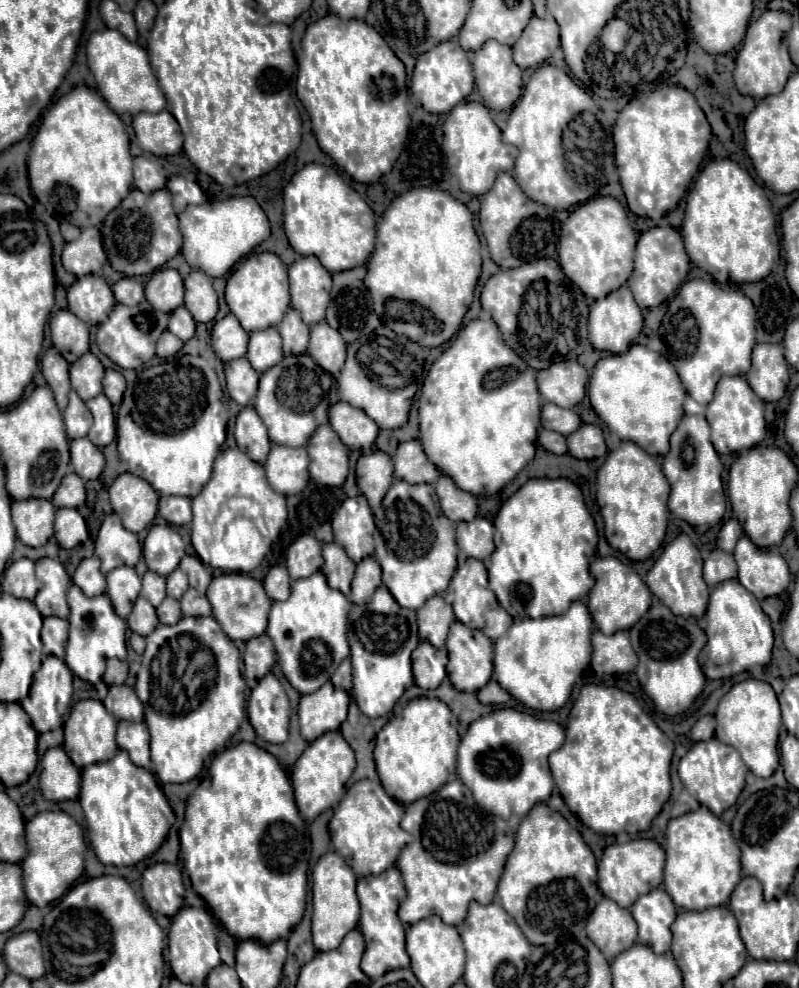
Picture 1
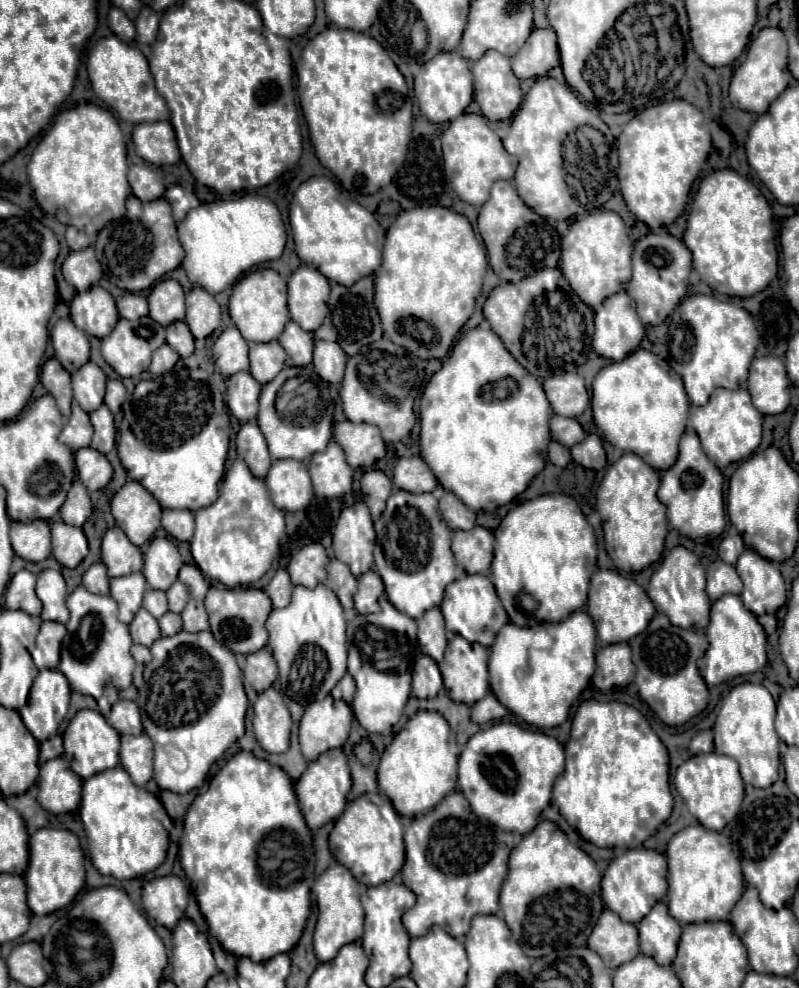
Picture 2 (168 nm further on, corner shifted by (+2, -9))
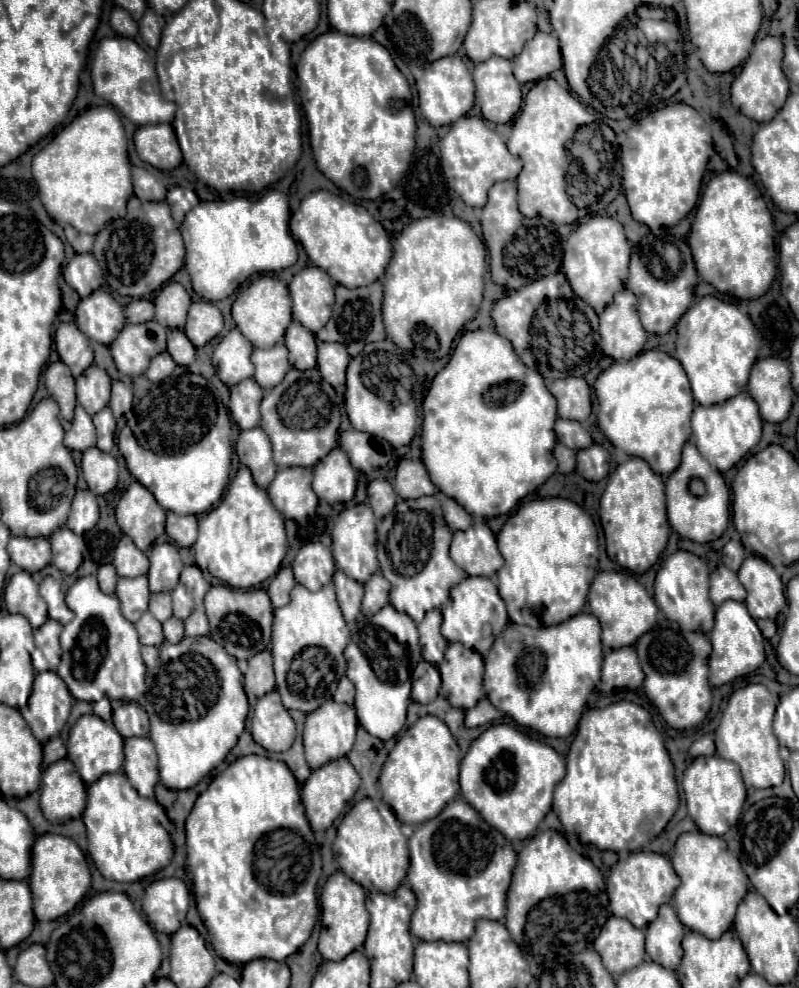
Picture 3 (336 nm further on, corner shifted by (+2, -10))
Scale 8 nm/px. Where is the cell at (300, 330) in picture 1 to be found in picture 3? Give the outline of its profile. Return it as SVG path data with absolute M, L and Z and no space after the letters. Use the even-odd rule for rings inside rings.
M292 321L292 325L286 331L286 347L290 351L290 363L296 369L314 369L316 367L316 337L306 327L302 327L298 321Z

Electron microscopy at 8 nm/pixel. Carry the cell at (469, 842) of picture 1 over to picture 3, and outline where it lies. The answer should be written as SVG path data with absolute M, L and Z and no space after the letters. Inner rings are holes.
M458 797L450 801L438 817L418 825L408 841L408 847L410 847L408 881L418 897L418 907L410 923L412 935L420 937L422 941L464 943L474 935L478 919L498 921L506 915L506 893L510 887L512 869L516 865L516 851L512 843L506 837L502 837L502 833L492 829L468 801Z

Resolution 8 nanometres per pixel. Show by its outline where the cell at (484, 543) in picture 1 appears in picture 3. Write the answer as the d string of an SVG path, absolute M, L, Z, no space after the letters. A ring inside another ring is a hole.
M474 523L466 531L454 533L450 557L468 575L492 577L502 567L502 555L496 547L496 537L486 523Z

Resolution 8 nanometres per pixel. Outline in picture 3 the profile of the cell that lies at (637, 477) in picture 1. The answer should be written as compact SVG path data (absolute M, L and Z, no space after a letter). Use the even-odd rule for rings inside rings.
M630 457L618 465L600 499L600 519L606 535L608 557L636 575L646 573L660 559L670 537L662 477L638 457Z

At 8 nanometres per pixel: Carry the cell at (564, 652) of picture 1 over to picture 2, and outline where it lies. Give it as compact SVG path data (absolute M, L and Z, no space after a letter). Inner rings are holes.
M582 610L572 612L566 620L534 627L506 624L496 636L488 659L489 685L498 700L524 722L536 728L560 726L570 706L587 688L594 675L596 628Z

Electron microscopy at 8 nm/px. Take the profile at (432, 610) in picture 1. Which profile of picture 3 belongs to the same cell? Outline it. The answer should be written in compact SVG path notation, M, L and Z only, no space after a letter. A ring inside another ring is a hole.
M432 609L426 613L424 621L418 625L420 631L420 645L422 645L422 657L430 661L432 665L440 665L444 651L448 647L448 641L440 633L442 625L442 613L440 609Z

